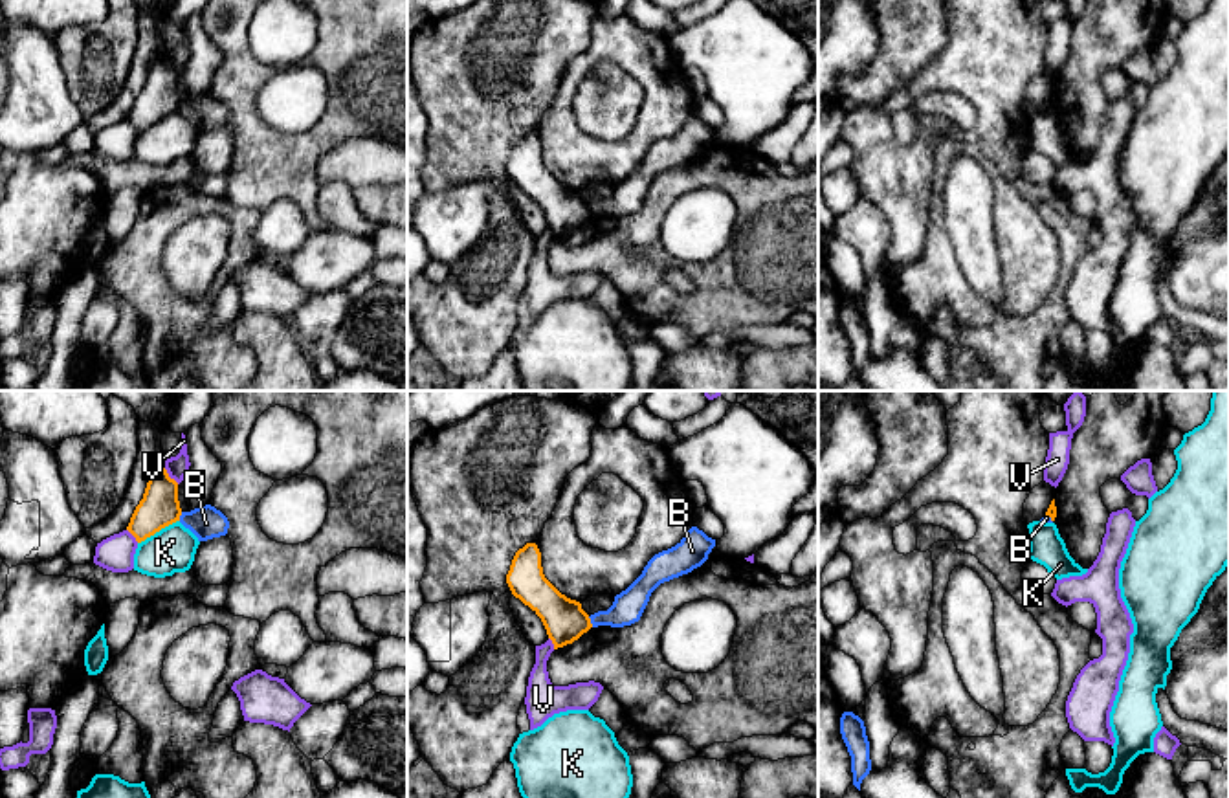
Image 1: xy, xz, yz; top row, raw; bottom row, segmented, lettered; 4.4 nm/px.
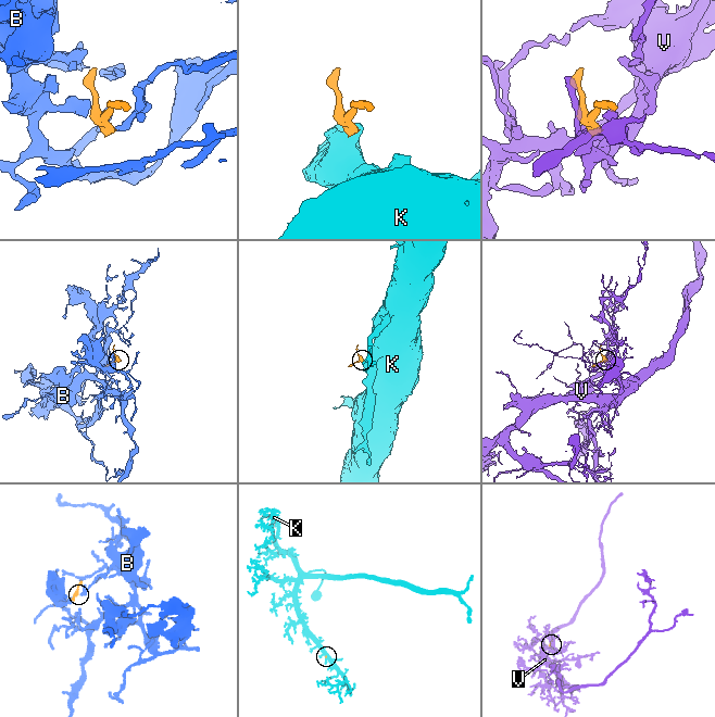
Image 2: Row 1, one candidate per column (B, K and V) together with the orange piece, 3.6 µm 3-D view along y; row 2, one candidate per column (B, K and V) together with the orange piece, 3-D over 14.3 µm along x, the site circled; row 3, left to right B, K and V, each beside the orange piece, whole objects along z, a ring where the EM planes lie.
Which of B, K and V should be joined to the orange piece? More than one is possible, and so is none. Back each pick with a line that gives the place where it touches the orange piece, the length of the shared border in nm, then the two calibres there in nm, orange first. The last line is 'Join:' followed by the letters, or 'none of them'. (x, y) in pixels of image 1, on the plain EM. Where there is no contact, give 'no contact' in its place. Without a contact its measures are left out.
Join: none of them

